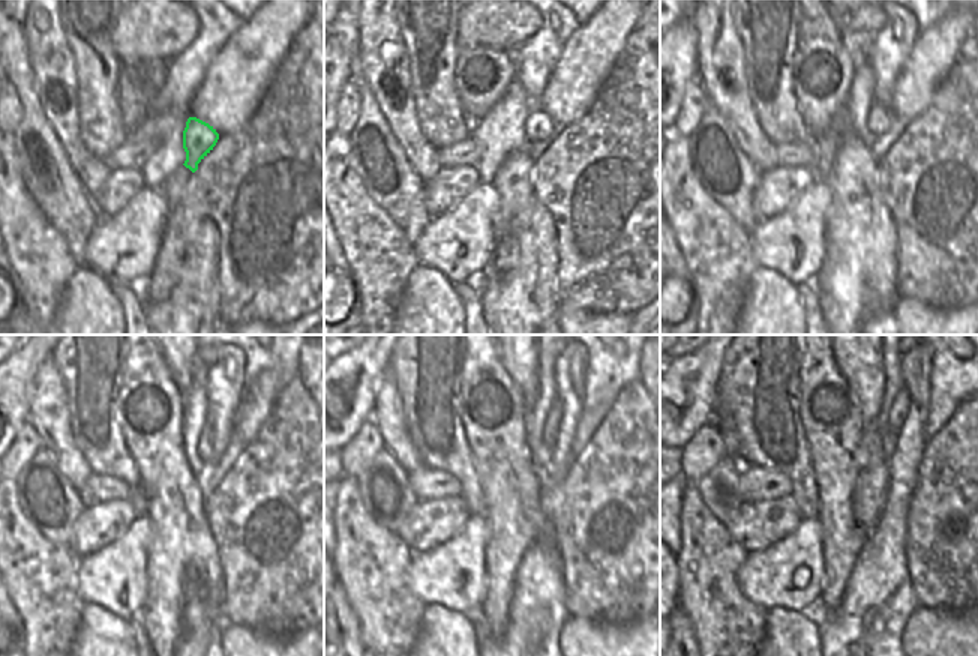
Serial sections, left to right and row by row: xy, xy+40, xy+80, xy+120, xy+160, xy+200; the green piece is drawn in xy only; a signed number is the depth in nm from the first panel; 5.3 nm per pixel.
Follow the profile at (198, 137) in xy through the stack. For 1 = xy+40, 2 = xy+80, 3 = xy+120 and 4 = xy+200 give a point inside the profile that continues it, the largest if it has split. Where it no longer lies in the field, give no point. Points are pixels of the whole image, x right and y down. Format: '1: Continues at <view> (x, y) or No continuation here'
1: Continues at xy+40 (539, 126)
2: Continues at xy+80 (878, 120)
3: Continues at xy+120 (206, 452)
4: Continues at xy+200 (899, 410).

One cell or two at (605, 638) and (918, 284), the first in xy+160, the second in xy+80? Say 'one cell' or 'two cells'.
two cells

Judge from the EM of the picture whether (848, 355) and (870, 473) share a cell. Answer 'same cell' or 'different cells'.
same cell

